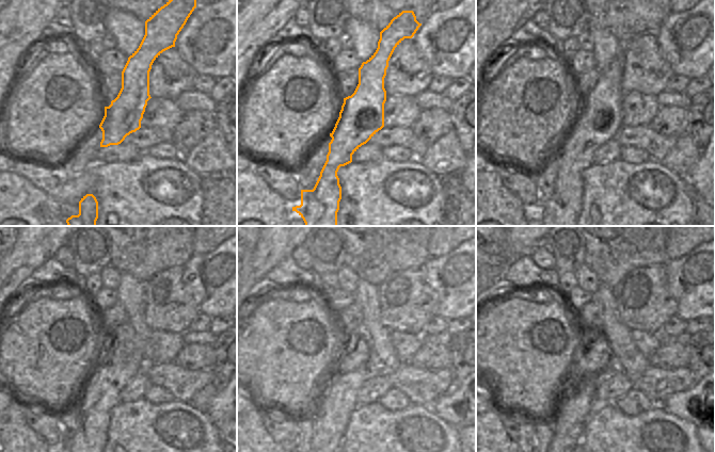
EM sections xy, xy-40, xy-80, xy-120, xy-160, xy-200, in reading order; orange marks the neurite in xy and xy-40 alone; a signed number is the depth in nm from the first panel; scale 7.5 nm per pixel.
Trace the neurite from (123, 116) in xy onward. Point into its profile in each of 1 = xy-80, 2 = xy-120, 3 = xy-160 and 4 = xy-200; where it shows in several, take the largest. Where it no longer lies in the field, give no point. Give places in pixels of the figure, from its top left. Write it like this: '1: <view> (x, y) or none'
1: xy-80 (599, 120)
2: xy-120 (121, 359)
3: xy-160 (338, 399)
4: xy-200 (577, 403)

